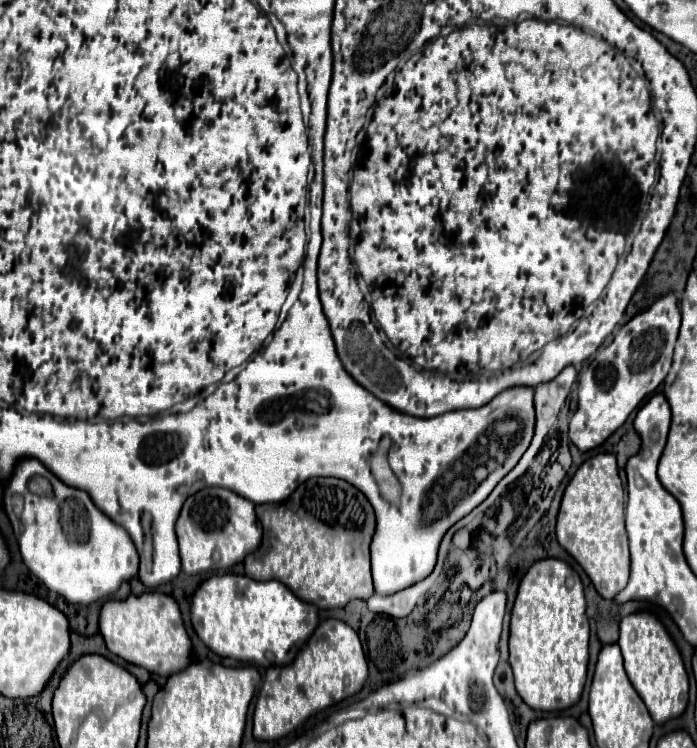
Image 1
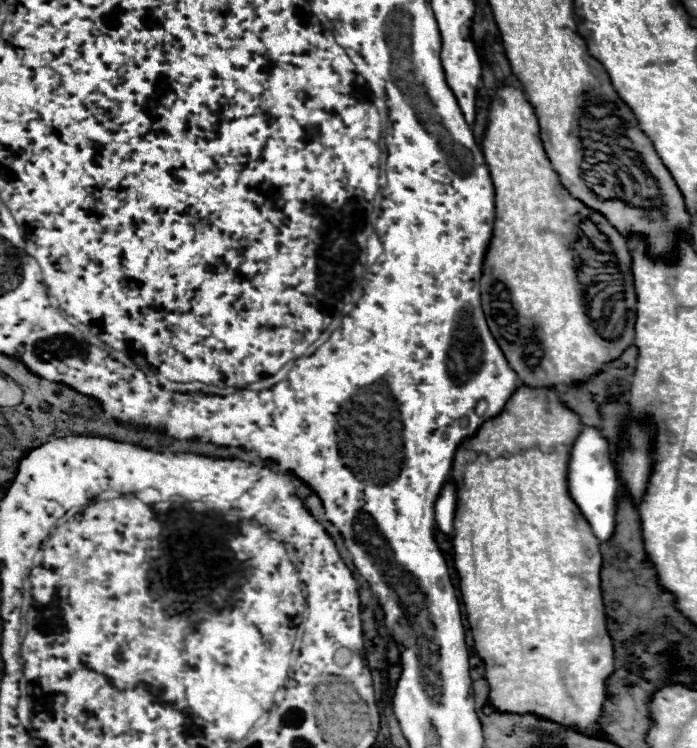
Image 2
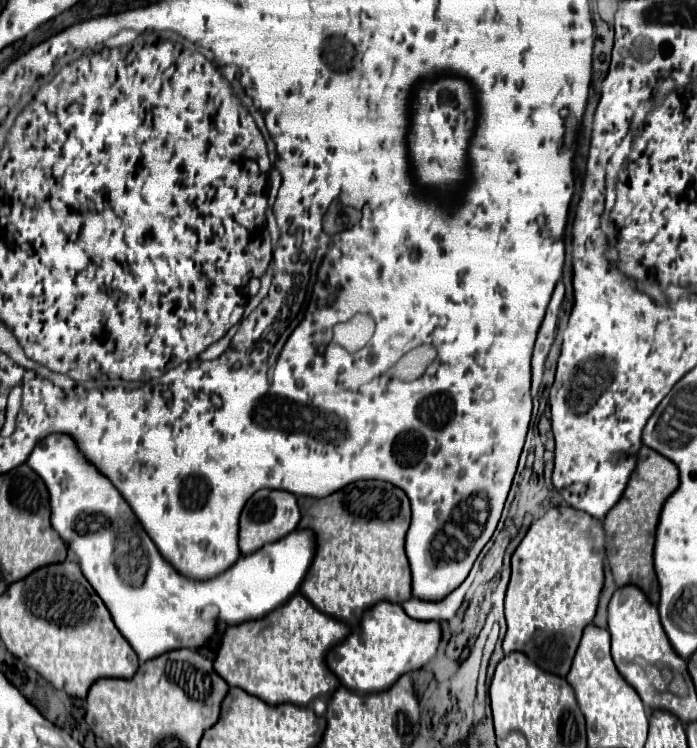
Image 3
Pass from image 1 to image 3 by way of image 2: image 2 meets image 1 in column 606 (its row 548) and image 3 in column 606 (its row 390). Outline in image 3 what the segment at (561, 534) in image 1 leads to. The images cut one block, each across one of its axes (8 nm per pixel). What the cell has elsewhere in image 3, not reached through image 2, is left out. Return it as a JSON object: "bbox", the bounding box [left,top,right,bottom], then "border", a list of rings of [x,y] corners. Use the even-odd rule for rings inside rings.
{"bbox":[604,446,680,604],"border":[[[642,446],[638,450],[636,468],[626,484],[620,502],[604,518],[606,530],[606,558],[618,586],[640,586],[652,604],[658,604],[658,580],[654,574],[654,536],[660,510],[666,498],[678,488],[680,476],[674,462],[660,456],[652,448]]]}

